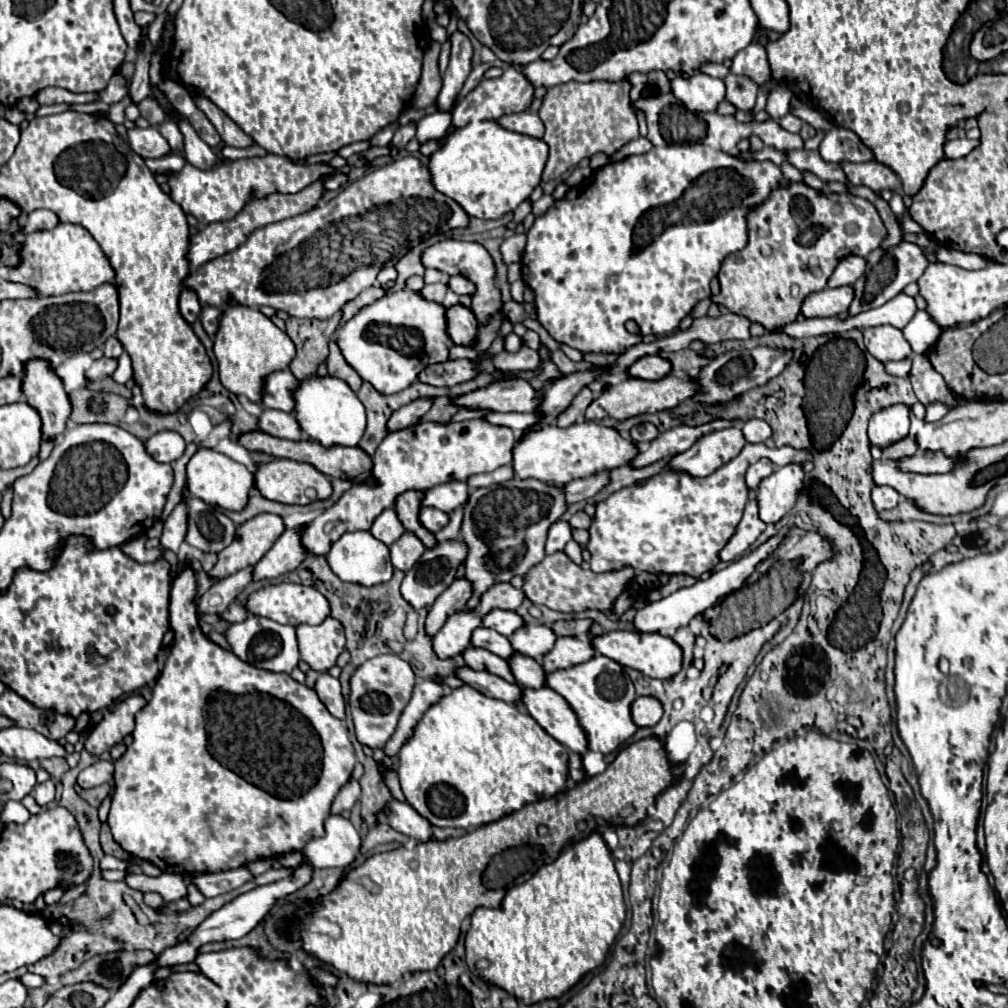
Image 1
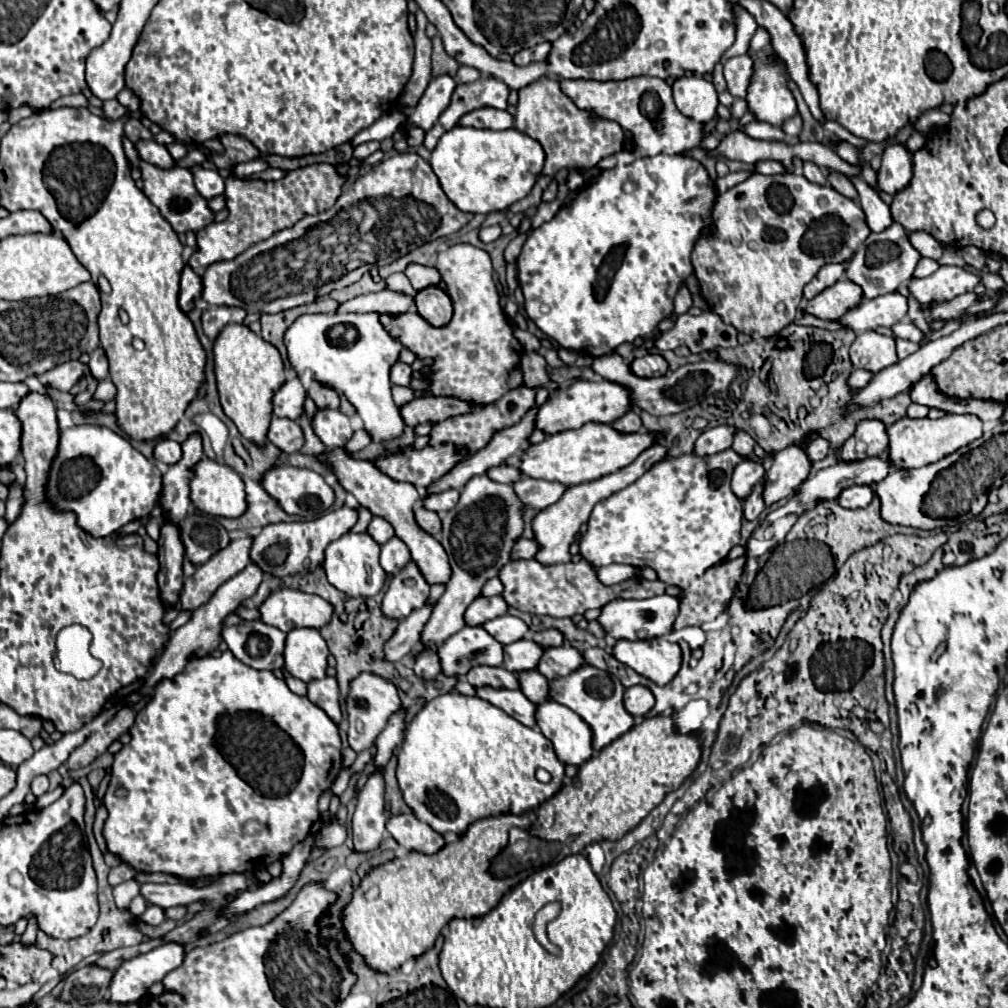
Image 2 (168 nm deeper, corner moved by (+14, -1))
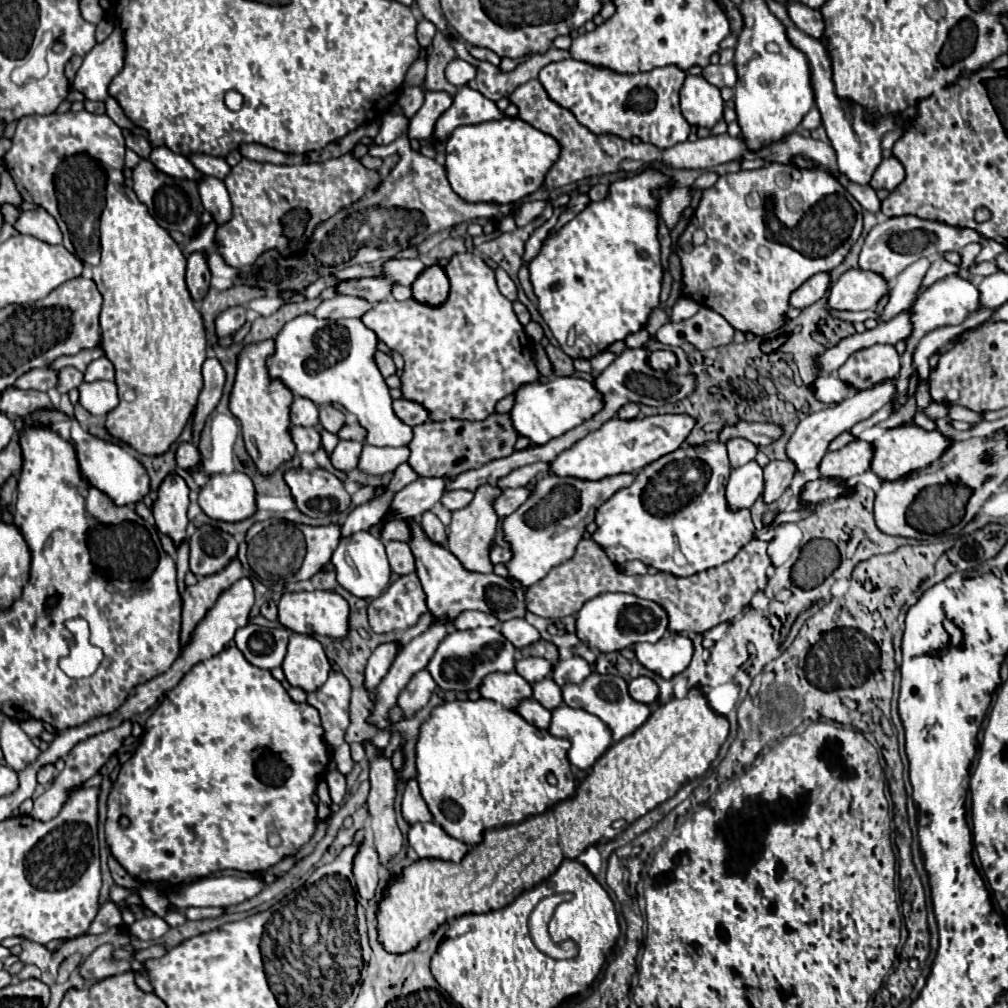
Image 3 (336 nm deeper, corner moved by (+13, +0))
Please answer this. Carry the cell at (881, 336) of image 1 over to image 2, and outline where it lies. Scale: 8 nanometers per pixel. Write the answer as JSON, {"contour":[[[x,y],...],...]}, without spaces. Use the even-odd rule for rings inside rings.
{"contour":[[[867,331],[855,339],[849,355],[853,369],[867,369],[871,373],[877,373],[897,363],[895,339],[879,335],[875,331]]]}

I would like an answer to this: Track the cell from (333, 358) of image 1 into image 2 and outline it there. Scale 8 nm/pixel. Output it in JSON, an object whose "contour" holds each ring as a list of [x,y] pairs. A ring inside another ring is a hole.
{"contour":[[[317,381],[311,383],[311,387],[307,389],[309,397],[315,401],[317,409],[339,409],[339,395],[333,389],[327,389],[323,385],[319,385]]]}

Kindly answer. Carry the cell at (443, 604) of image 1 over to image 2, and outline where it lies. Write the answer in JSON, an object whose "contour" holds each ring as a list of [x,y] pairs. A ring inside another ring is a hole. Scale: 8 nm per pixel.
{"contour":[[[425,605],[423,609],[415,609],[409,617],[405,617],[405,621],[399,621],[393,637],[385,643],[385,649],[383,649],[385,661],[389,663],[403,661],[419,645],[421,631],[429,615],[431,615],[431,607]]]}

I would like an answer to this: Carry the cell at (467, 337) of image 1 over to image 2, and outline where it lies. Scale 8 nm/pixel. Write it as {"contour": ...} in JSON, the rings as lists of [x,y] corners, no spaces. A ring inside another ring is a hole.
{"contour":[[[431,285],[429,289],[421,289],[415,295],[415,305],[417,305],[417,313],[435,327],[449,323],[449,319],[453,317],[451,299],[441,287]]]}

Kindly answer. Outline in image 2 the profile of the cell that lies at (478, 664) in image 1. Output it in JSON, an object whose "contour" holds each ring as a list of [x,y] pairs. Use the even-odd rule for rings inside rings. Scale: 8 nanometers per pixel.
{"contour":[[[473,667],[467,675],[467,681],[473,687],[493,687],[493,689],[519,689],[515,673],[505,667]]]}

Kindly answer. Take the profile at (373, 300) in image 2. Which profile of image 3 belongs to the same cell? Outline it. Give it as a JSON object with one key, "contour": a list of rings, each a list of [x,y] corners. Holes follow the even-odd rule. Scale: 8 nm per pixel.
{"contour":[[[336,296],[332,300],[324,300],[314,310],[314,316],[330,318],[330,320],[362,318],[368,310],[372,310],[372,304],[368,300],[362,300],[362,298],[356,298],[356,296]]]}

